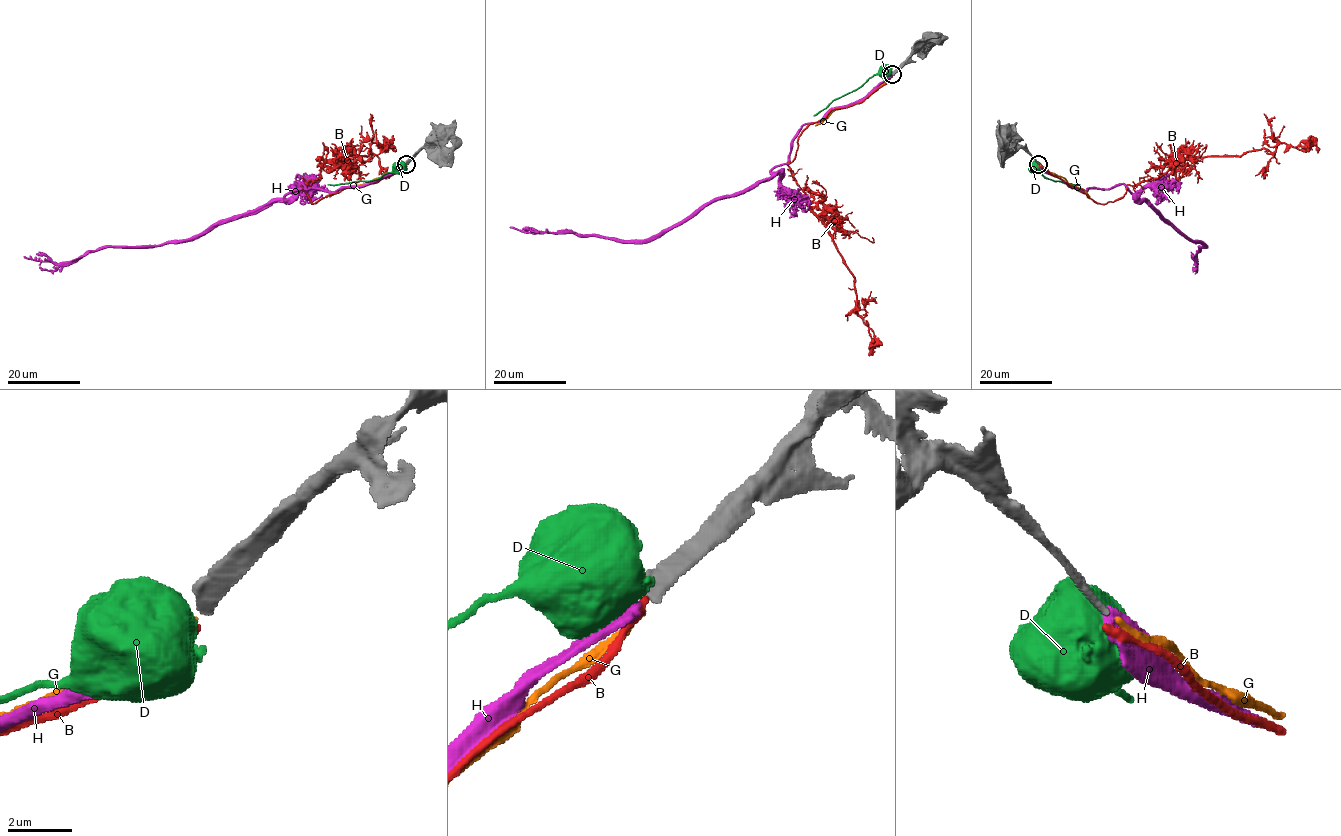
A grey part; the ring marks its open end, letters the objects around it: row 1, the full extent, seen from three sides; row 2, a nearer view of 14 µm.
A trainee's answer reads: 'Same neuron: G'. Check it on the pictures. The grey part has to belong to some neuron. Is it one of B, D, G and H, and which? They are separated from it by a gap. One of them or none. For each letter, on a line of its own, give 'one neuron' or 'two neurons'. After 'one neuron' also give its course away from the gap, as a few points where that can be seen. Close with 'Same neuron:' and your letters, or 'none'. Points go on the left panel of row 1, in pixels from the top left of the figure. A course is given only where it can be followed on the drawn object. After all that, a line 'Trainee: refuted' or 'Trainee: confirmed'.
B: two neurons
D: two neurons
G: two neurons
H: one neuron; it runs (404, 164), (361, 186), (331, 191), (302, 184), (284, 201), (157, 246), (99, 247), (59, 263), (23, 256)
Same neuron: H
Trainee: refuted

